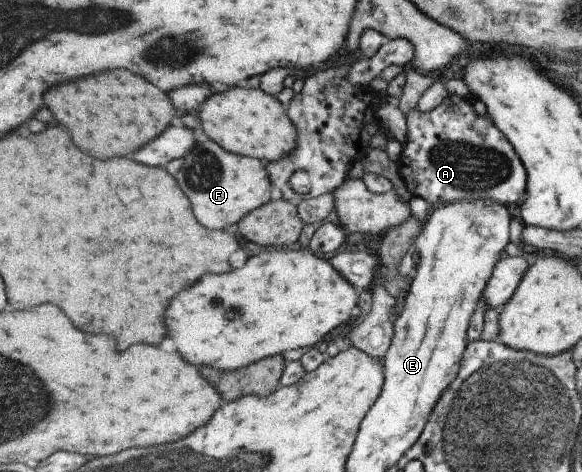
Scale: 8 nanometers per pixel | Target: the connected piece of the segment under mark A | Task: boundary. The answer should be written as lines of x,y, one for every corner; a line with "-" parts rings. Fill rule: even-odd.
449,94
444,103
434,111
424,113
417,107
407,116
408,142
404,144
404,157
397,161
400,175
408,191
422,197
431,210
464,200
494,199
515,208
528,195
528,169
515,146
496,127
492,117
476,113
473,100
468,95

